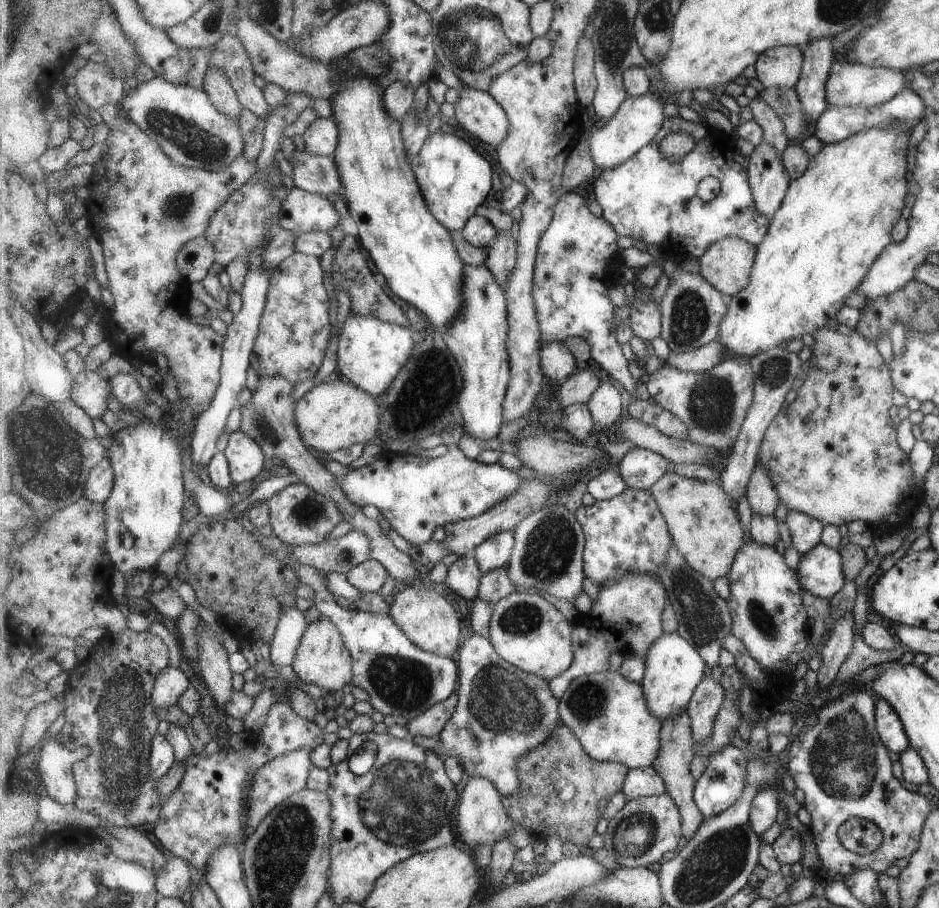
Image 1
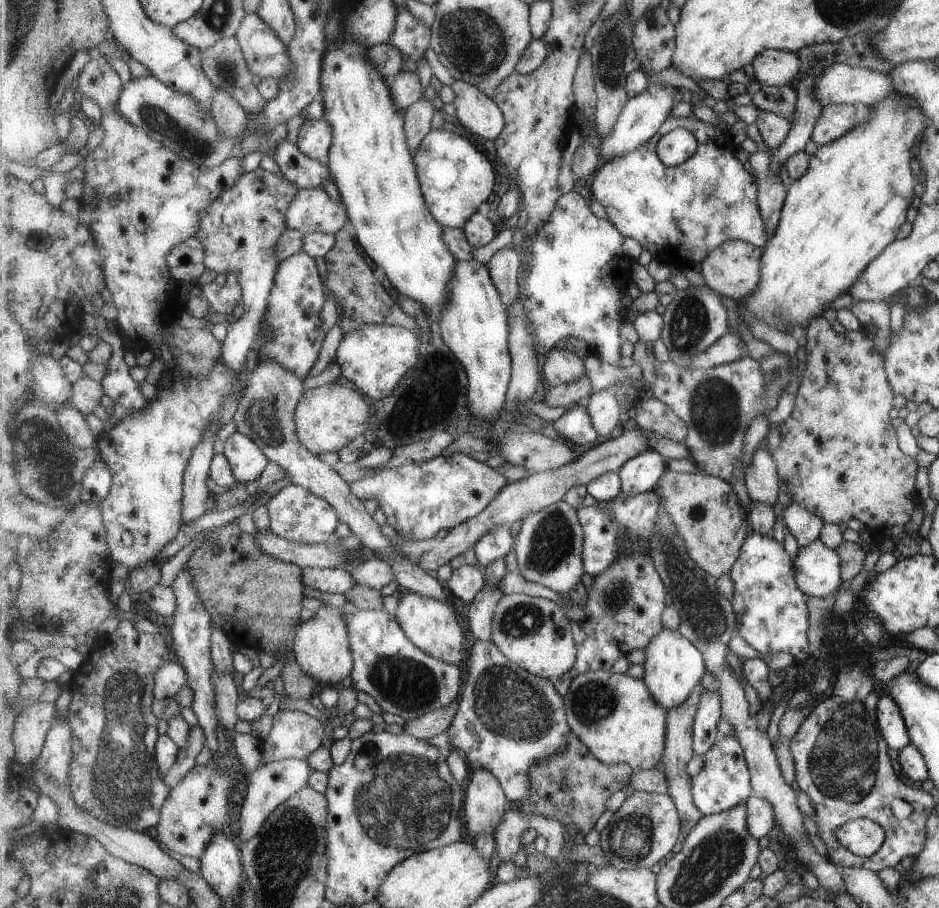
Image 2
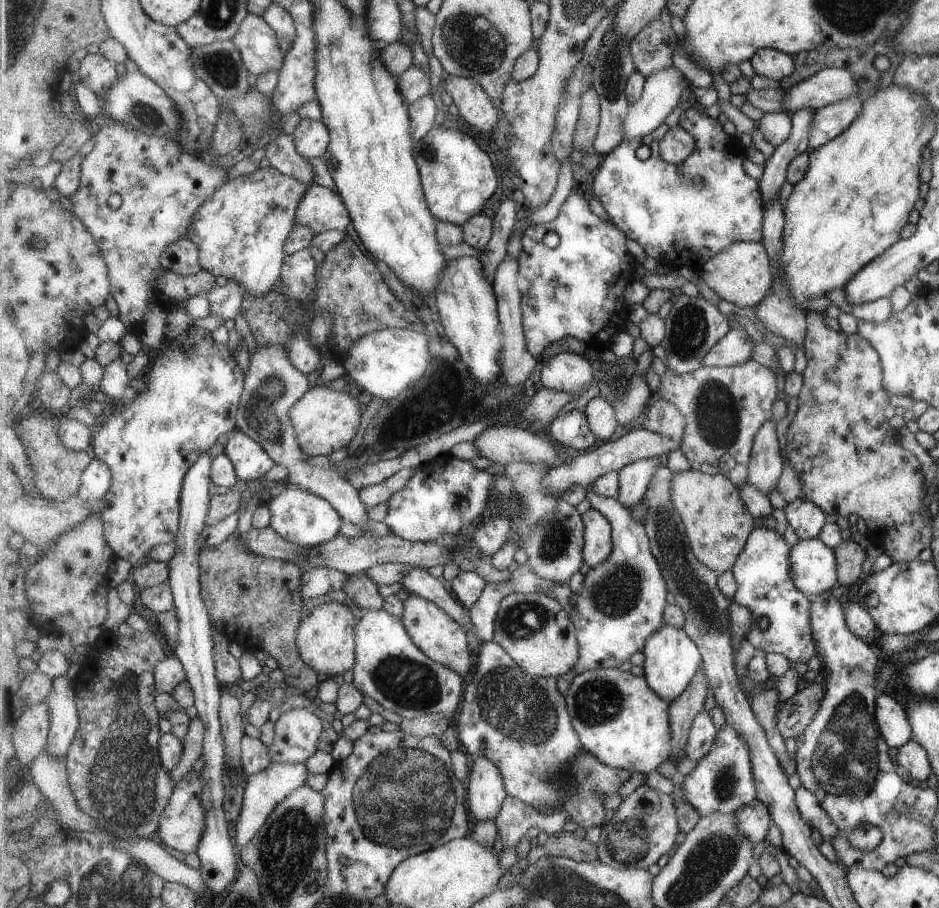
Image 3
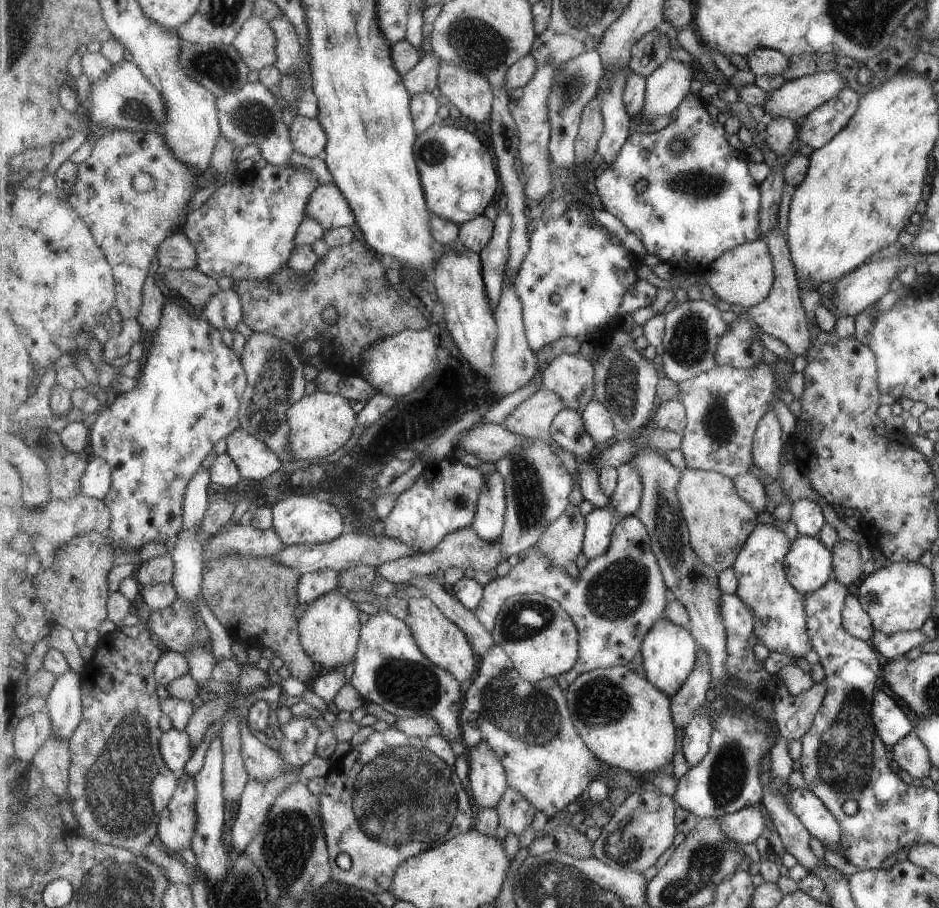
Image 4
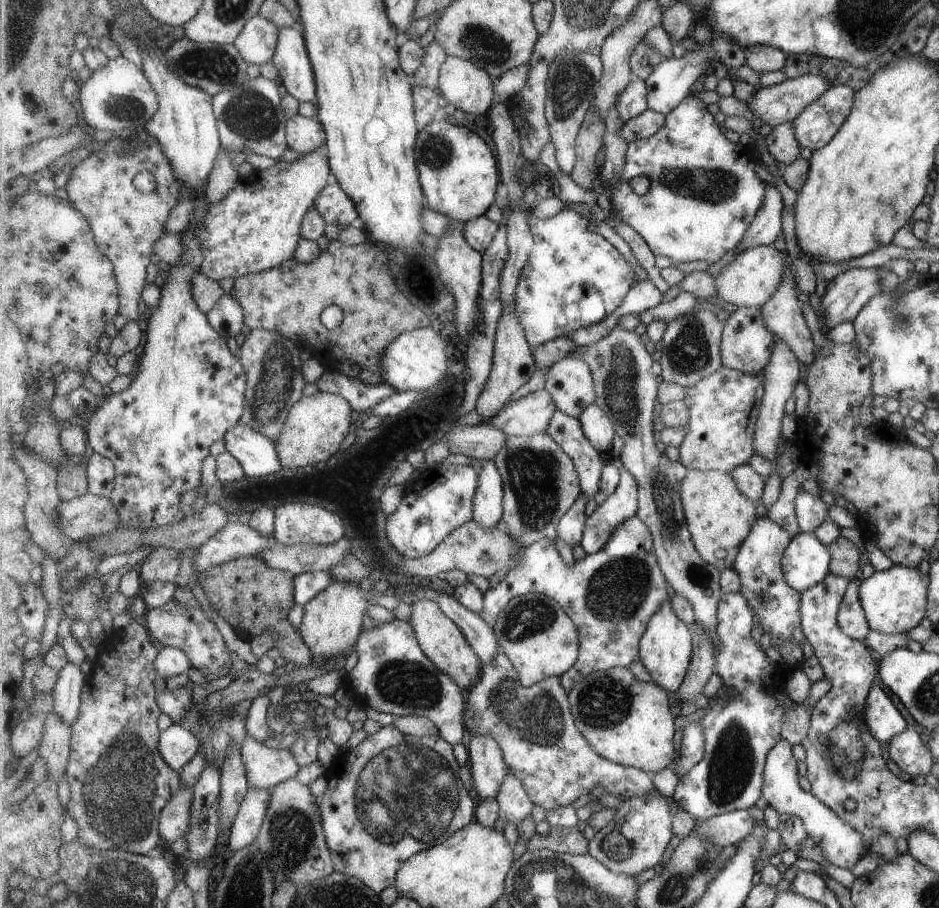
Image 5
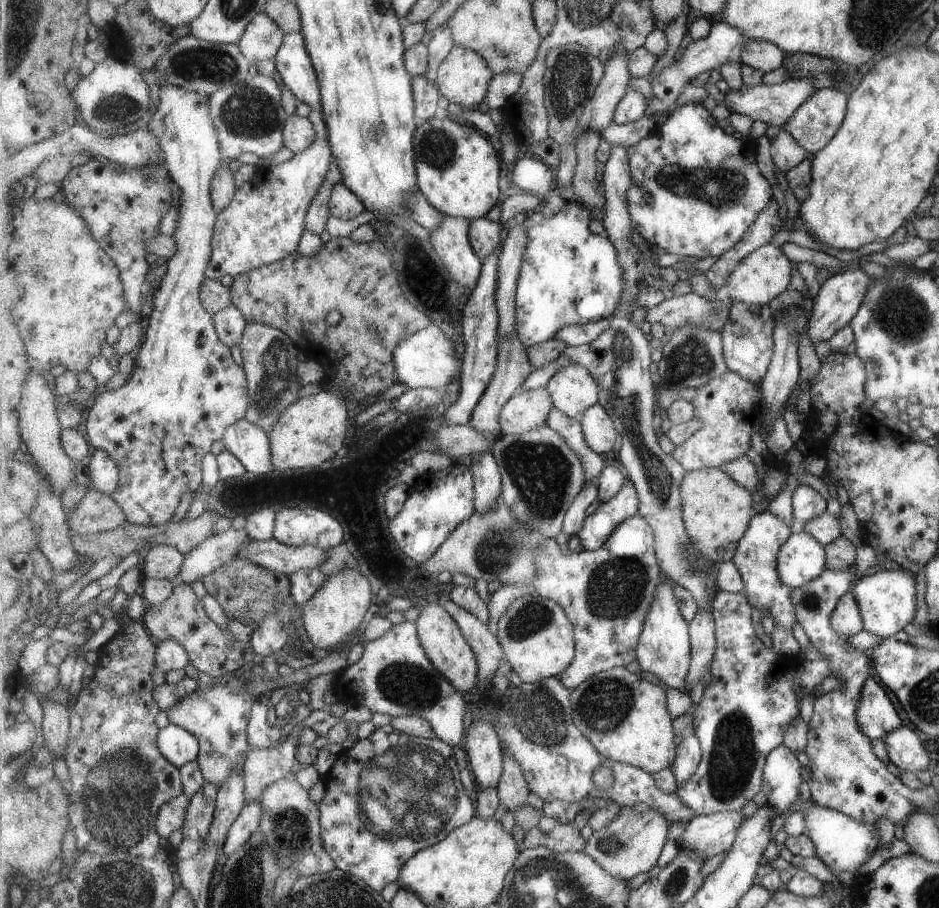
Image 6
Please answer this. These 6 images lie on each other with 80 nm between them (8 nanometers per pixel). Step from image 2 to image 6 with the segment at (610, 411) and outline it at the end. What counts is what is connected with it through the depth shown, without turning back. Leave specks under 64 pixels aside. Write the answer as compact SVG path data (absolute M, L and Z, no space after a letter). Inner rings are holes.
M601 403L588 408L581 421L586 441L595 452L604 455L615 448L620 432L612 415Z

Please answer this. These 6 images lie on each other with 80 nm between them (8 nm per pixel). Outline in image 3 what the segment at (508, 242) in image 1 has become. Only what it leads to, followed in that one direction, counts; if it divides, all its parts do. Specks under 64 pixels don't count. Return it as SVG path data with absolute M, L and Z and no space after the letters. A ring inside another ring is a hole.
M510 255L499 266L495 282L493 283L494 291L497 295L499 318L504 326L504 340L502 346L502 368L508 386L514 389L524 387L532 383L535 379L533 370L537 366L537 358L528 351L526 343L526 334L524 331L524 314L522 311L522 294L518 287L517 275L519 272L519 261Z

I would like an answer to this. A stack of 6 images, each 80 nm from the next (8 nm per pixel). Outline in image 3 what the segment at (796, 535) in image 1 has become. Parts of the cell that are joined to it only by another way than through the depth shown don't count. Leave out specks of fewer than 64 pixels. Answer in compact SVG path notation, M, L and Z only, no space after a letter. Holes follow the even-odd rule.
M799 498L785 506L787 522L801 539L817 537L820 528L828 521L824 512L811 501Z

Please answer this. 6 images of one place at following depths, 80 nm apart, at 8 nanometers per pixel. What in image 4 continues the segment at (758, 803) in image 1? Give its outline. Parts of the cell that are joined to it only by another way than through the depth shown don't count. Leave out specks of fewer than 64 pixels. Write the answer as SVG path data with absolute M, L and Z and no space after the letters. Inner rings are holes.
M763 804L745 807L737 812L720 817L722 831L735 842L755 842L765 830L765 816L761 814Z

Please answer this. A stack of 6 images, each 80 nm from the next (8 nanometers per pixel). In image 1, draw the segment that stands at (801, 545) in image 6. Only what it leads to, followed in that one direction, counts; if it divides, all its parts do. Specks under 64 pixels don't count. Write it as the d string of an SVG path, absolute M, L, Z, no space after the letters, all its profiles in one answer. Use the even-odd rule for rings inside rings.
M820 542L801 555L797 572L801 588L828 600L847 581L840 553Z

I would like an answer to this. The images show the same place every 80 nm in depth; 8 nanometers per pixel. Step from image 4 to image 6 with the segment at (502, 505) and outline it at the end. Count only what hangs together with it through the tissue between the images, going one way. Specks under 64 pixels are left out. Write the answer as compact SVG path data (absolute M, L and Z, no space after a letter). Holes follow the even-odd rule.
M491 451L472 456L469 466L475 475L476 510L482 513L496 509L503 494L502 474L499 463Z

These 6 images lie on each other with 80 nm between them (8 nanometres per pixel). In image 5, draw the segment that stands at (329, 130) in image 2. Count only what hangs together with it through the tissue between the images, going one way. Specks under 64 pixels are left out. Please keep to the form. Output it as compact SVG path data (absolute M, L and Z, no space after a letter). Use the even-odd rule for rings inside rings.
M297 112L288 120L287 132L288 146L299 155L313 152L327 142L327 133L317 116L309 118Z

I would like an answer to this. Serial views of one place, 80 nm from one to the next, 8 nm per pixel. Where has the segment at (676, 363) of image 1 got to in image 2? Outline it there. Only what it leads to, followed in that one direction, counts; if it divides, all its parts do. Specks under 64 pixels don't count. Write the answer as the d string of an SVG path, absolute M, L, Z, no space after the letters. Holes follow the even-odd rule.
M729 331L704 353L694 356L690 360L688 368L708 369L717 365L738 361L743 356L746 356L744 341L739 336L739 333Z

